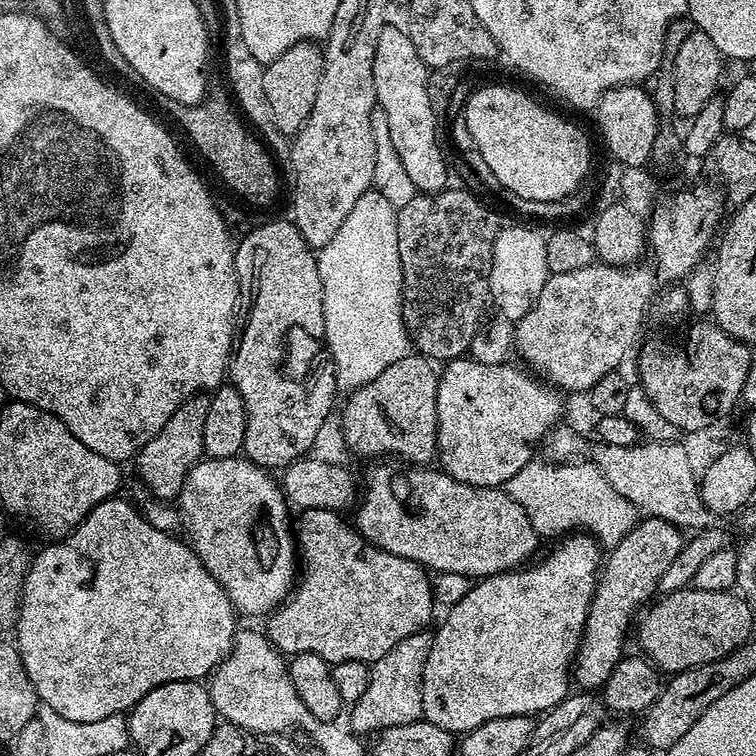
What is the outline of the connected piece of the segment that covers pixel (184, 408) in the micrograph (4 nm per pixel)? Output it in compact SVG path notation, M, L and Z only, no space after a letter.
M207 395L191 396L174 410L174 414L170 414L170 422L166 422L166 426L162 426L162 430L158 430L158 434L154 434L154 438L150 438L150 442L136 453L134 465L140 475L139 483L160 501L168 502L179 497L186 474L204 456L202 429L206 427L206 410L210 410Z

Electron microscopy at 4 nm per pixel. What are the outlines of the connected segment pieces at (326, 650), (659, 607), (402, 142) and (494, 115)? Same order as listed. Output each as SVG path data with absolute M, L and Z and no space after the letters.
M306 509L301 511L299 516L300 521L297 519L294 524L294 535L298 545L298 579L293 587L292 595L266 620L268 623L266 635L277 651L288 658L298 654L318 654L318 658L327 660L332 666L347 660L357 660L371 665L378 658L382 658L382 654L386 654L386 650L398 646L398 642L402 642L402 638L410 638L410 634L425 631L429 627L428 623L432 620L432 608L434 609L432 581L429 573L418 561L402 558L398 554L390 554L385 548L374 547L356 527L349 521L347 524L343 520L344 516L340 512L331 512L326 509Z
M689 586L677 592L661 595L643 616L639 621L639 651L664 674L684 672L688 668L697 668L714 662L741 648L754 636L754 609L748 605L743 595L735 591L715 592Z
M386 26L378 38L378 50L374 54L374 90L376 102L390 122L390 142L398 150L398 159L414 182L417 193L442 192L449 187L448 164L440 153L440 140L436 137L438 119L431 109L428 85L430 70L418 58L414 42L402 30Z
M488 84L469 94L462 119L470 129L474 146L478 146L478 154L482 154L505 193L534 202L554 202L585 183L592 152L583 130L543 108L534 97L504 84Z

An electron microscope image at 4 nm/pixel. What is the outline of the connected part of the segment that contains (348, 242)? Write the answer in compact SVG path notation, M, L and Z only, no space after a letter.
M369 190L366 194L362 194L362 198L358 198L358 202L354 202L354 210L350 210L346 222L342 222L342 226L338 226L338 234L334 234L334 238L330 238L330 242L326 242L326 246L319 249L316 265L320 271L322 290L324 291L324 340L328 344L328 352L332 355L332 361L336 367L336 387L341 393L351 394L356 389L374 382L378 378L378 374L382 374L382 370L386 370L386 366L394 366L394 362L398 362L410 352L408 331L404 329L404 319L402 318L404 275L400 269L400 259L398 258L396 209L392 208L390 202L386 202L386 198L382 198L382 194L378 194L375 190Z

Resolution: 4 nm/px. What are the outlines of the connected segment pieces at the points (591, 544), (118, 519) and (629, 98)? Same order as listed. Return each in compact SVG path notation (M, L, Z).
M568 534L559 543L561 544L553 552L546 553L544 557L541 555L539 559L527 566L521 566L511 572L499 572L493 576L477 579L471 585L466 596L444 612L444 621L441 622L440 629L435 629L430 654L424 663L424 677L422 678L423 719L430 721L434 726L442 726L442 730L447 732L463 734L472 728L490 722L494 718L506 718L507 716L535 717L537 714L549 712L555 704L561 704L565 696L569 695L568 680L570 684L570 673L574 668L576 652L580 649L580 640L584 636L586 614L590 610L590 602L596 589L598 573L602 567L602 548L597 543L597 539L589 534Z
M120 499L103 500L98 506L94 506L94 510L90 510L90 514L86 514L84 521L65 540L45 543L45 548L37 556L35 553L31 557L22 586L20 606L14 625L16 649L20 652L22 666L26 666L26 674L34 686L37 701L50 706L50 710L55 710L57 714L62 714L62 718L70 718L70 722L99 722L101 718L127 713L142 697L150 694L150 690L166 682L203 681L227 659L236 642L238 613L233 608L226 590L222 590L222 586L209 574L206 566L202 566L191 544L177 538L171 532L155 529L135 503L127 504Z
M623 84L606 90L606 94L602 94L594 109L600 136L608 147L608 156L618 162L627 162L630 167L642 167L653 159L656 131L660 128L660 120L656 117L656 104L642 89L643 87L635 84Z

